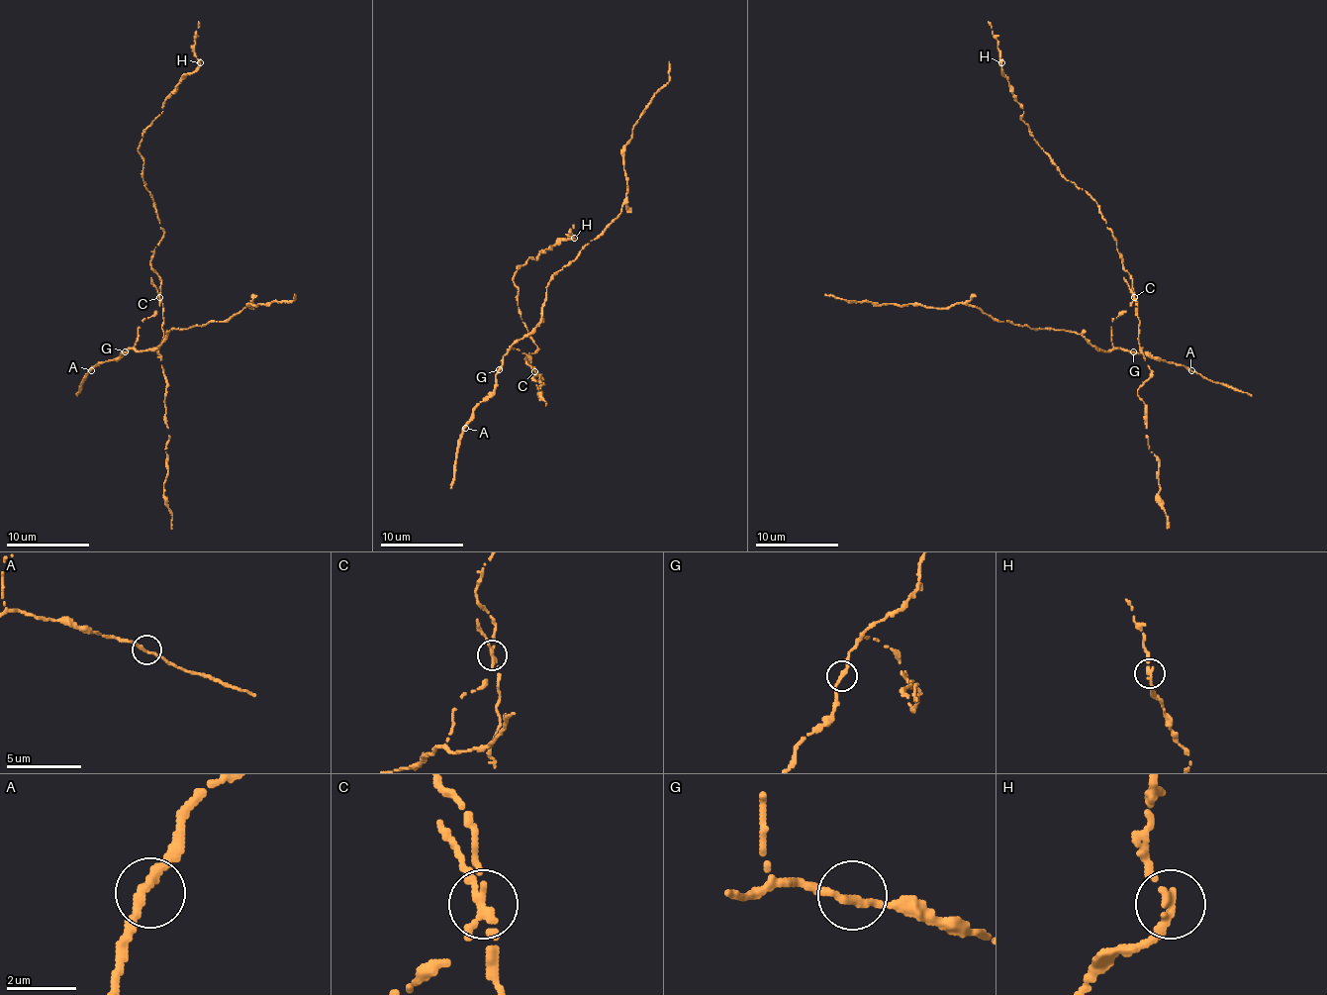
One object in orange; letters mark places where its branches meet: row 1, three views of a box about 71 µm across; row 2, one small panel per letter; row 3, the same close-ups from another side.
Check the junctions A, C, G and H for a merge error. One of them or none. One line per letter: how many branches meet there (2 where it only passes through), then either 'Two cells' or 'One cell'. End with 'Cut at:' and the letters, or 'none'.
A: Branches: 2. One cell
C: Branches: 2. Two cells
G: Branches: 2. One cell
H: Branches: 2. One cell
Cut at: C

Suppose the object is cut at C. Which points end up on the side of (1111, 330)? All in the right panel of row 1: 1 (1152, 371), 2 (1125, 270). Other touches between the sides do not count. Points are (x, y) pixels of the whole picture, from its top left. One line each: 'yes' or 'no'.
1: no
2: yes

